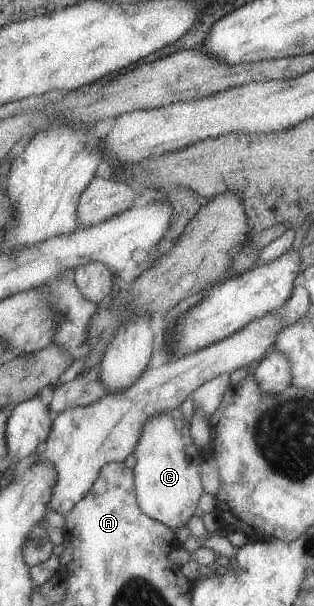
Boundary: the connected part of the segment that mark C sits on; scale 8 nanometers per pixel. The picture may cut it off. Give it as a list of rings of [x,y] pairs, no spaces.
[[[174,408],[157,415],[155,419],[149,420],[147,427],[144,428],[140,443],[137,445],[136,454],[138,463],[134,468],[136,476],[136,489],[138,500],[145,514],[153,517],[159,522],[169,525],[173,530],[186,526],[187,522],[193,518],[193,514],[199,508],[199,500],[205,494],[204,480],[202,479],[202,464],[207,460],[208,448],[200,449],[191,436],[189,422],[185,420],[181,408]]]

